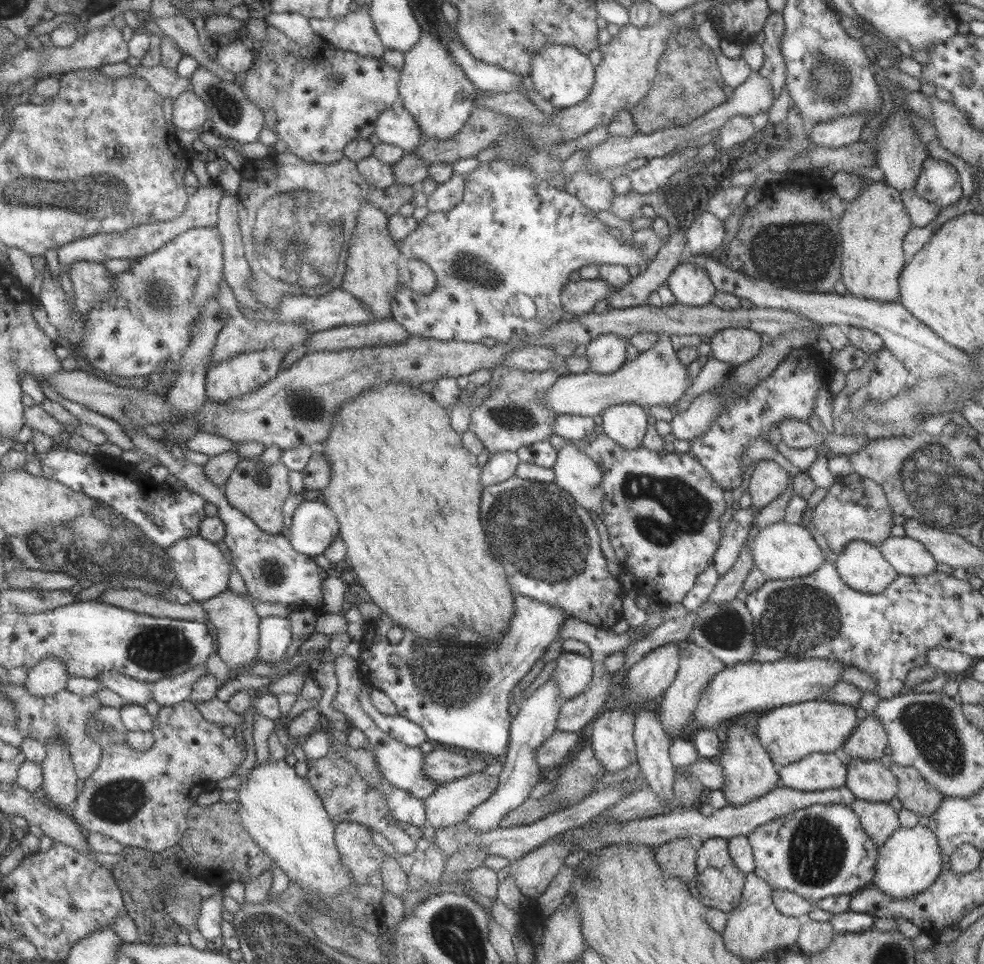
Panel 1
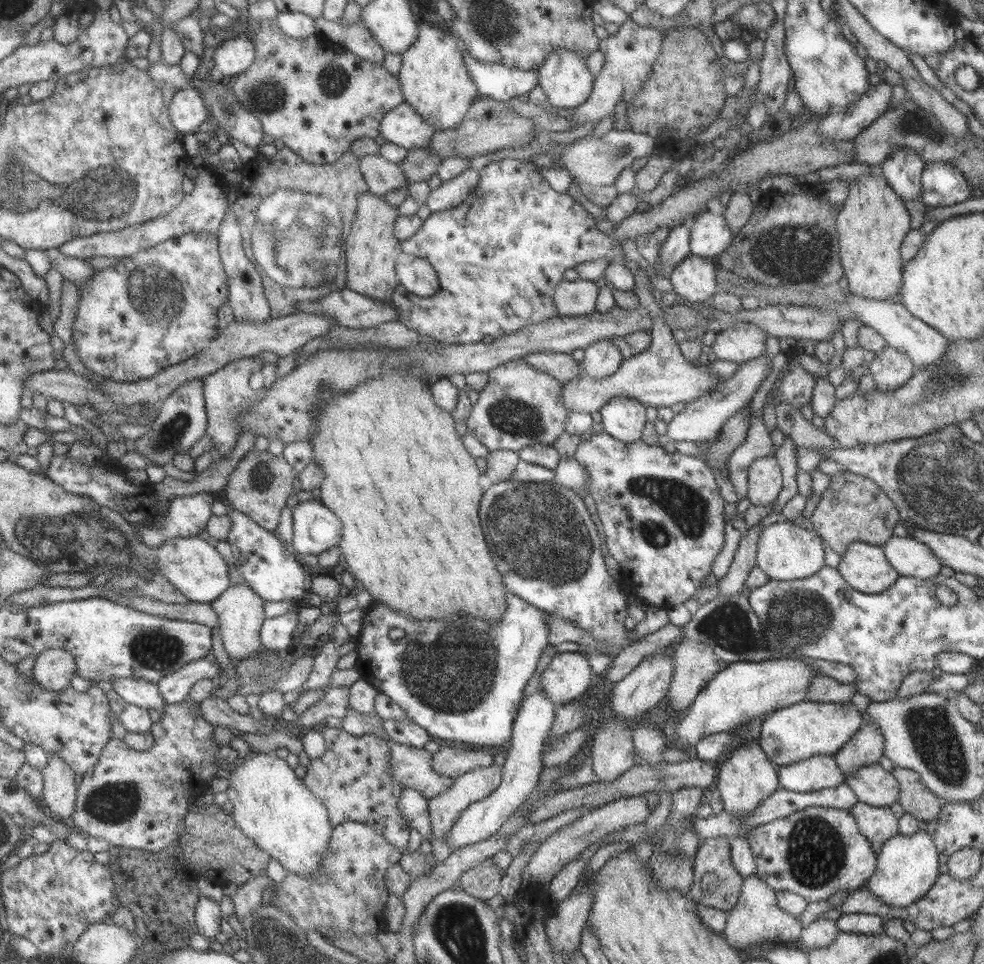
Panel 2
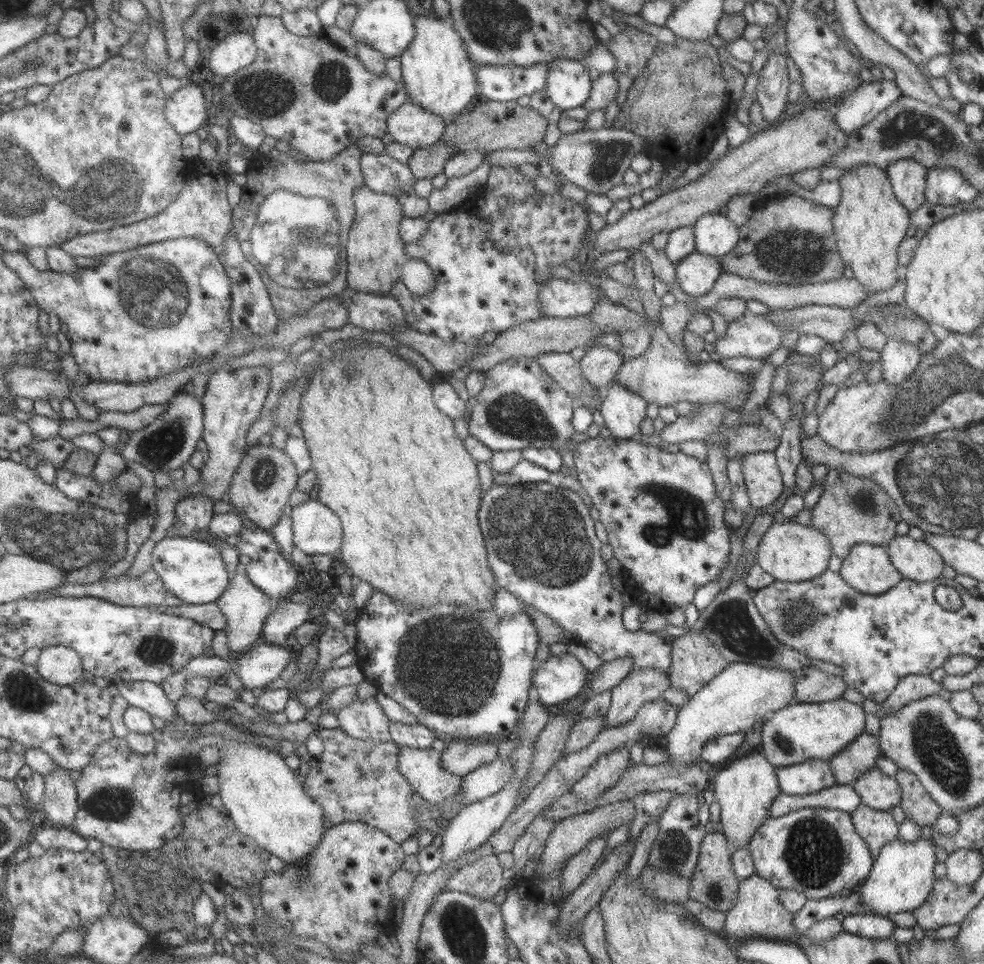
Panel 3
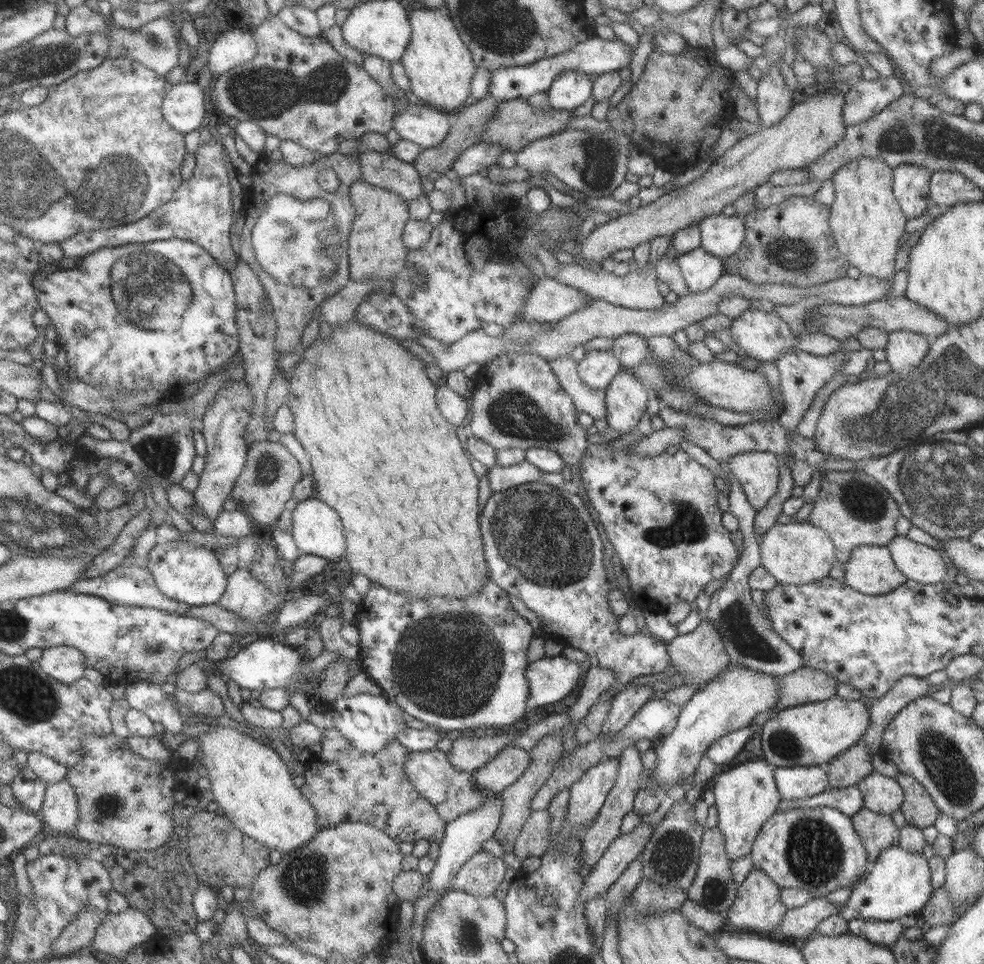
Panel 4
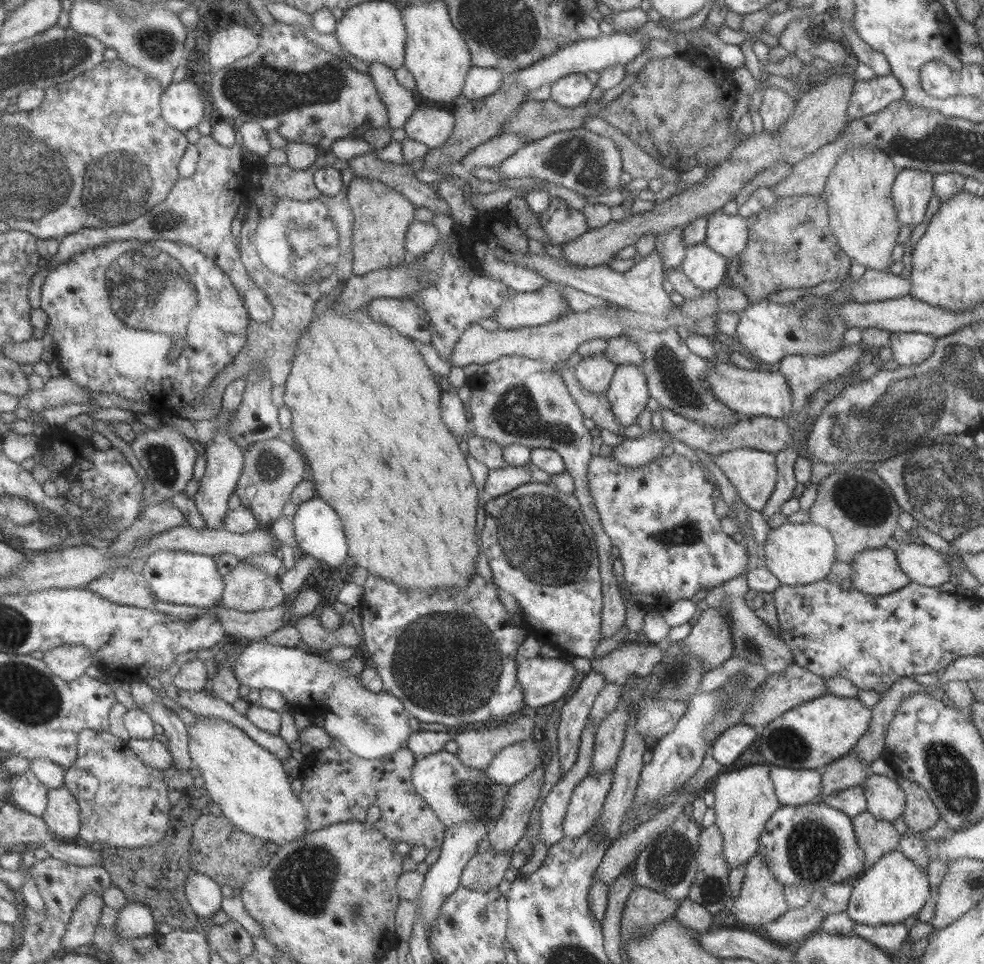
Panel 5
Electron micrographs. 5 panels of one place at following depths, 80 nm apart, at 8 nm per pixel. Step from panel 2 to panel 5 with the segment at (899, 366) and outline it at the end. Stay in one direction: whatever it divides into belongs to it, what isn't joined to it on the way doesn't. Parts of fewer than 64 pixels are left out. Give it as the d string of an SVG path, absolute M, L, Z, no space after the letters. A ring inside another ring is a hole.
M890 332L888 347L892 360L898 366L911 366L923 362L933 350L936 337L920 332Z

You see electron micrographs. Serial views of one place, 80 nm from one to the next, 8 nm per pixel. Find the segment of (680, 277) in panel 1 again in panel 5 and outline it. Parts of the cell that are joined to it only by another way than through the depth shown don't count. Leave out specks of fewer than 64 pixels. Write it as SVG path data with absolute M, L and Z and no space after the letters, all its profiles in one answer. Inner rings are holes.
M705 242L689 246L681 262L680 272L703 292L713 290L726 277L728 259L709 249Z

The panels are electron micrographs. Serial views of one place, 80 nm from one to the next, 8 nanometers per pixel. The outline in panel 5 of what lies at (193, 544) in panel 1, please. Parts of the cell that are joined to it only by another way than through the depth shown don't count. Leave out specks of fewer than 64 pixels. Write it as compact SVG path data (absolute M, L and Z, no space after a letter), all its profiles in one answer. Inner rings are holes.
M156 550L147 556L140 573L160 601L206 610L220 604L224 582L213 556L184 550Z

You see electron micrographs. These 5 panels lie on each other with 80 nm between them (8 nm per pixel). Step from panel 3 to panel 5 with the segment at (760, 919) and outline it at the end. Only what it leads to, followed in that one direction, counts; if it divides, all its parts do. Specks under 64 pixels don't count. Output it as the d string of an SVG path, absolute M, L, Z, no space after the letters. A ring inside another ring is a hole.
M759 853L753 854L753 857L745 864L739 894L731 900L728 906L731 916L736 920L736 926L758 931L762 928L762 925L775 922L776 918L779 918L781 914L789 909L784 899L783 887L784 885L777 882L774 874L769 871L765 859Z

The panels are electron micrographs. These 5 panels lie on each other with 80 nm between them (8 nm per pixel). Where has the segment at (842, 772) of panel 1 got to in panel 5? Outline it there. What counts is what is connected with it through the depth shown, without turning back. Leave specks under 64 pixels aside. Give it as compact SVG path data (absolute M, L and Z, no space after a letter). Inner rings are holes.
M770 765L769 779L781 806L812 803L821 793L820 774L813 769L789 769Z

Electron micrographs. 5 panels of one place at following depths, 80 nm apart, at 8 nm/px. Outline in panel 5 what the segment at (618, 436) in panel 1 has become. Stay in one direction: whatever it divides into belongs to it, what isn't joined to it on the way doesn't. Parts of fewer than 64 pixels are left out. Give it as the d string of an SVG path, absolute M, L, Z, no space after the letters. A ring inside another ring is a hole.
M635 364L616 365L605 396L620 426L625 427L635 423L650 397L646 378L641 375L639 366Z

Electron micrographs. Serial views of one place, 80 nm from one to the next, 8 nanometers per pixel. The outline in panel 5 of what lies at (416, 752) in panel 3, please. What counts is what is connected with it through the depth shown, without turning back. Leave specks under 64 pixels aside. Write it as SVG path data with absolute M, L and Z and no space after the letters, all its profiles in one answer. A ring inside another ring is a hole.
M446 751L433 752L425 758L416 759L411 770L411 783L417 795L431 807L446 827L457 825L458 822L473 822L481 816L481 821L490 822L490 828L502 813L505 794L509 790L487 779L483 770L463 767L457 754L449 754Z

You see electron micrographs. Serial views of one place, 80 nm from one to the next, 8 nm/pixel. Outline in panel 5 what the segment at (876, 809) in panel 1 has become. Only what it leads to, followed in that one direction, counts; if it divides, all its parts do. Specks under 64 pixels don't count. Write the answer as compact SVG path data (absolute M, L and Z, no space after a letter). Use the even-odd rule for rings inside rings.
M866 810L851 817L859 849L863 850L864 868L870 868L883 856L897 850L900 835L889 821L879 820Z

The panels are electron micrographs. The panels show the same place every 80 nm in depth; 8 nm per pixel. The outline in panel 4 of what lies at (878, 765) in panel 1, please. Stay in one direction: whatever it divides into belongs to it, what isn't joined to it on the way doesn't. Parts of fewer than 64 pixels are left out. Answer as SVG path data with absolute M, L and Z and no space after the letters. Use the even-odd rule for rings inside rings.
M873 771L865 776L856 788L861 792L863 806L877 814L890 815L900 808L904 795L899 784Z

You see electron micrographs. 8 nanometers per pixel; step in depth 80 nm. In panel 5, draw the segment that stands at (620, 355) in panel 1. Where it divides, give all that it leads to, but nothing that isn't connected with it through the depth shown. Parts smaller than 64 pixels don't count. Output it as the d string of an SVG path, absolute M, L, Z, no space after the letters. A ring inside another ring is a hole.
M597 353L582 358L574 367L573 372L579 385L591 393L605 394L608 390L616 364Z

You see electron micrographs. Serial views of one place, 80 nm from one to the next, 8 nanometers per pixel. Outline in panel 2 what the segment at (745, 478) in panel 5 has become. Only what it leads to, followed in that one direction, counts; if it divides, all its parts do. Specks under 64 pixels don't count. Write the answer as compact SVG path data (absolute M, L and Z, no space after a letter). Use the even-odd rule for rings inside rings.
M774 456L756 458L751 462L746 477L746 497L755 506L771 504L782 487L779 463Z

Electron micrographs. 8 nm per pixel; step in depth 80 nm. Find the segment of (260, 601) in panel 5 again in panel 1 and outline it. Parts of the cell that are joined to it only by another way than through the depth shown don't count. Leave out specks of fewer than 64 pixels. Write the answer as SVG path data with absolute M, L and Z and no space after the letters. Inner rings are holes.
M224 590L213 598L208 598L206 601L199 601L198 603L206 614L206 620L215 627L217 648L215 648L214 652L216 652L218 659L223 661L228 670L237 670L241 666L250 666L253 664L257 660L258 624L260 621L260 618L257 617L253 610L253 604L257 602L248 595L237 595L232 591Z

